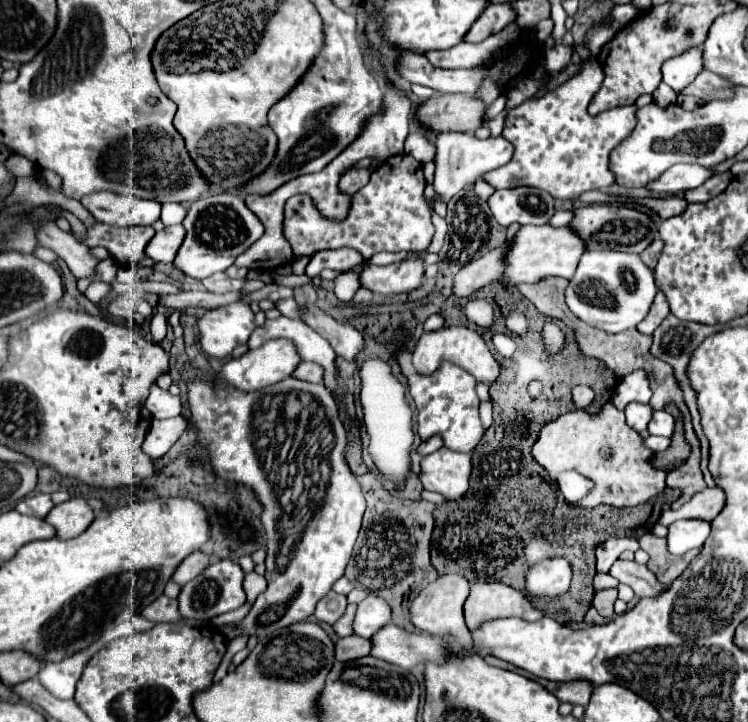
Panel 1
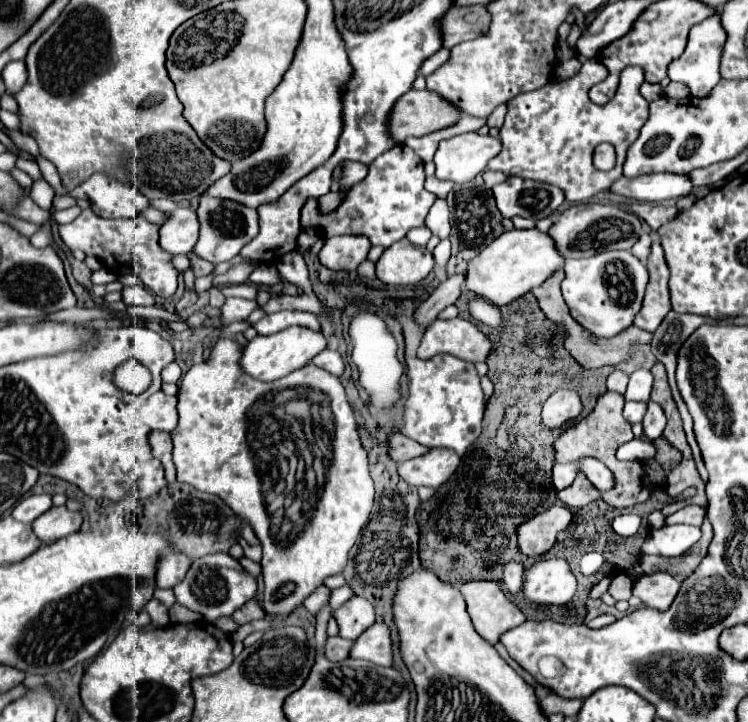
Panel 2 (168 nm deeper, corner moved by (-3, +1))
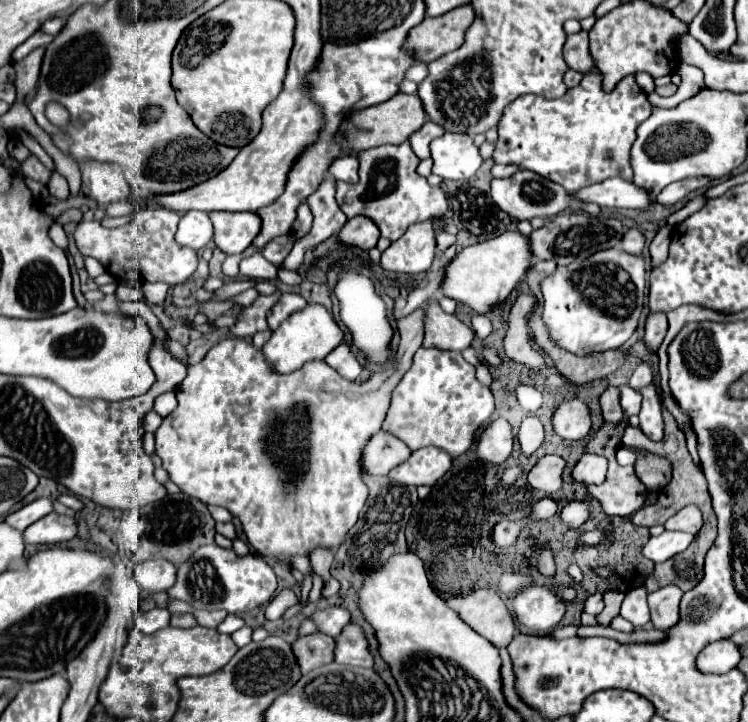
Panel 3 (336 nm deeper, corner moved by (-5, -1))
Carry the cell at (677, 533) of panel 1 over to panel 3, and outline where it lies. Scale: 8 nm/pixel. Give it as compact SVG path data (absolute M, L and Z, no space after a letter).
M665 530L659 536L649 538L649 542L643 546L643 556L653 562L665 562L673 558L675 554L687 550L687 546L693 542L693 534L687 532L669 532Z

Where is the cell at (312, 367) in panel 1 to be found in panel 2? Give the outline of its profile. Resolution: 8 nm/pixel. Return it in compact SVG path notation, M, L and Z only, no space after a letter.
M323 350L323 352L317 354L311 362L313 362L315 366L319 366L319 368L331 372L331 374L335 374L335 376L341 376L343 370L345 370L345 364L343 364L339 352L335 352L335 350Z

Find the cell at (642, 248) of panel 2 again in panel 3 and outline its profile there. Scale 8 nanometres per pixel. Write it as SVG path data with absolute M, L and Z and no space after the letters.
M631 228L631 230L625 232L625 236L623 236L619 248L625 250L625 252L629 252L629 254L641 256L641 254L643 254L643 248L645 248L645 236L643 236L639 230Z

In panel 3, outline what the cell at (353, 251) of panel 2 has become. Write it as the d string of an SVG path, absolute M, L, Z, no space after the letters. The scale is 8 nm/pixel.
M355 216L339 232L339 242L343 246L355 246L361 250L375 248L379 240L379 228L365 216Z

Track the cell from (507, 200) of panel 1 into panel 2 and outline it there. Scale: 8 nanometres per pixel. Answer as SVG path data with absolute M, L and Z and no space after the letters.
M511 176L503 184L493 186L497 208L505 218L523 216L523 218L545 218L553 214L563 202L563 190L557 186Z

